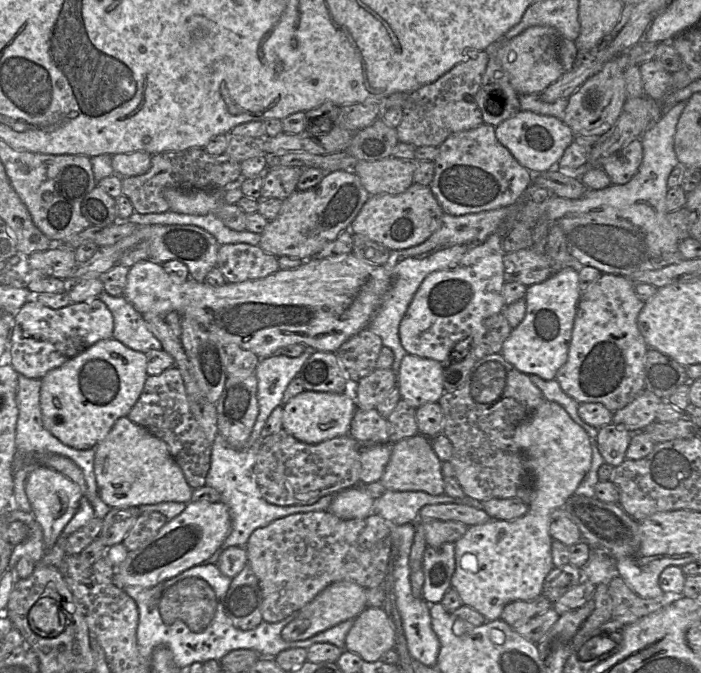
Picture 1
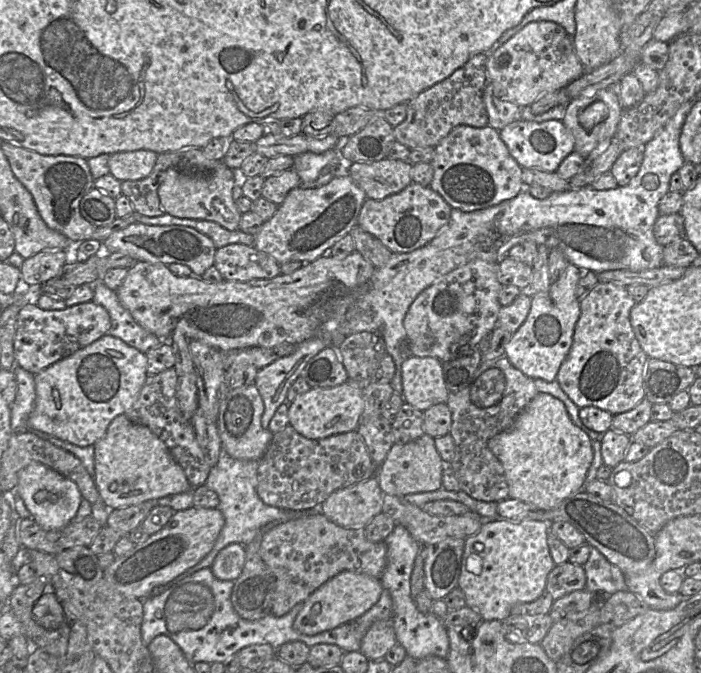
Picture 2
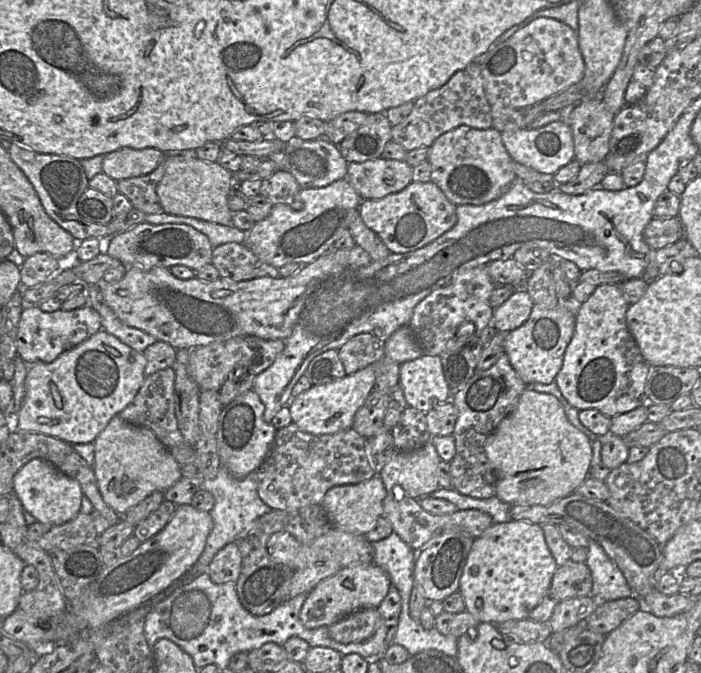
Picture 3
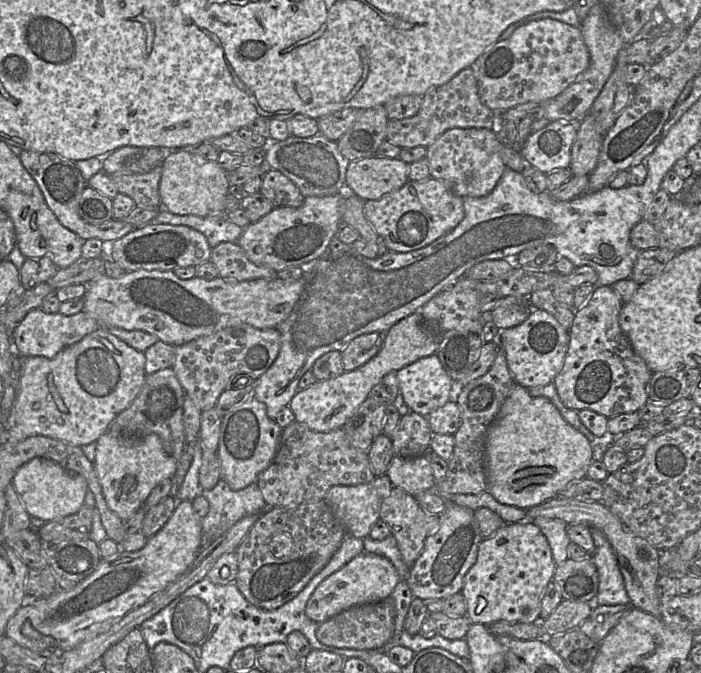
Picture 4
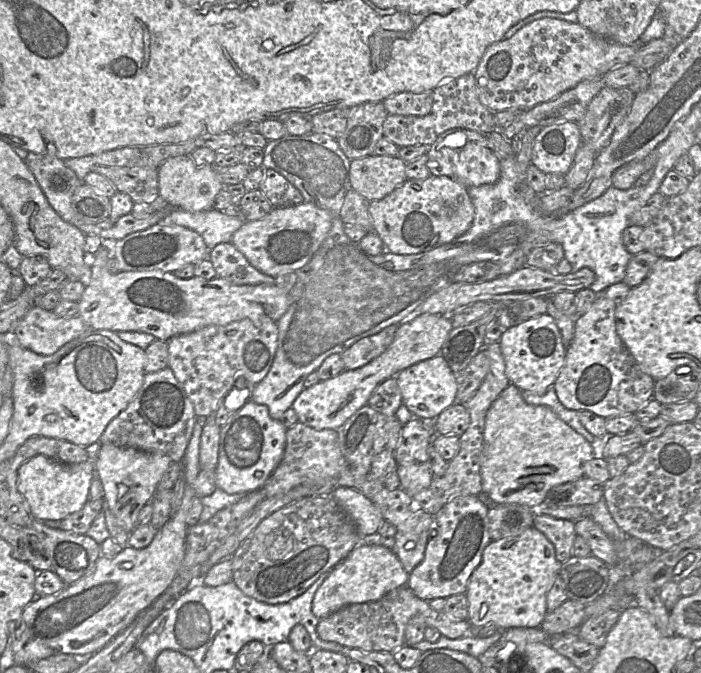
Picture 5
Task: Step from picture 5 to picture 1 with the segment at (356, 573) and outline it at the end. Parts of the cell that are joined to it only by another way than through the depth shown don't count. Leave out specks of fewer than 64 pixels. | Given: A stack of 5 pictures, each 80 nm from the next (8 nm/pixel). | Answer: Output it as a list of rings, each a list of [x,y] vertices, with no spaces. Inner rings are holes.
[[[340,581],[330,584],[299,610],[297,618],[282,629],[281,637],[288,642],[305,640],[340,622],[355,619],[367,608],[366,590],[352,582]]]

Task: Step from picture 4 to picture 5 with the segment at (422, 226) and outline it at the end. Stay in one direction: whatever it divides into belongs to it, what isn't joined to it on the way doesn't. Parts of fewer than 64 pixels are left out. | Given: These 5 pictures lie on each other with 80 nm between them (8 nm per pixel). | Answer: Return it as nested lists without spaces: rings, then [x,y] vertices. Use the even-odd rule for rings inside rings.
[[[429,175],[426,179],[407,179],[381,200],[370,201],[368,211],[373,231],[382,240],[385,250],[397,255],[411,255],[450,243],[464,234],[473,222],[475,209],[463,184],[446,176]]]

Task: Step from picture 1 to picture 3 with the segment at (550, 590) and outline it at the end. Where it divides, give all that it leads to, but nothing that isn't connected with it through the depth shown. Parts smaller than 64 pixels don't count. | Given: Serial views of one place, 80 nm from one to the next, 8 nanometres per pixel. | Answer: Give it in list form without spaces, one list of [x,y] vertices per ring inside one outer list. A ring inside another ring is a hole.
[[[570,559],[557,567],[550,590],[559,601],[562,601],[589,596],[592,586],[593,578],[587,564],[576,563]]]

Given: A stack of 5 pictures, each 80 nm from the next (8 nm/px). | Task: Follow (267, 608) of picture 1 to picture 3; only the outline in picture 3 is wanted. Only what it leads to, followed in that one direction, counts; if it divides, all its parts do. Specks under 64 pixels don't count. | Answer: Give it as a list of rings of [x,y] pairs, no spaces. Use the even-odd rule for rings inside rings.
[[[335,525],[311,543],[301,543],[288,532],[279,531],[269,537],[266,548],[275,562],[285,564],[294,571],[289,588],[290,599],[309,593],[322,580],[345,567],[373,563],[373,545],[366,536],[341,530]]]

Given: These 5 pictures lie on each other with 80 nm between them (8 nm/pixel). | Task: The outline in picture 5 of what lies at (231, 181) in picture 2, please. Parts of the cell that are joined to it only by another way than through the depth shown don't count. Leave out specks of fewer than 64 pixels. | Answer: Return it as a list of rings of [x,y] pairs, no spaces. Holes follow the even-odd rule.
[[[176,156],[166,159],[158,167],[159,195],[168,203],[168,207],[188,212],[202,212],[213,209],[215,198],[224,185],[220,182],[213,165],[196,165],[191,156]]]

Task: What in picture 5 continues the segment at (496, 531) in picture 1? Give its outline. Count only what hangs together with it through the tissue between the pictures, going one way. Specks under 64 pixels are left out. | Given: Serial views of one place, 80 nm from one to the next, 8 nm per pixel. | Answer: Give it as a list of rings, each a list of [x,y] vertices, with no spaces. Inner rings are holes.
[[[510,383],[486,414],[481,452],[482,493],[492,505],[520,504],[536,510],[550,489],[585,476],[584,465],[593,458],[601,458],[596,445],[590,444],[550,408],[527,404],[521,390]],[[535,527],[517,536],[492,540],[484,549],[482,560],[467,584],[465,595],[470,625],[495,624],[502,629],[540,627],[548,613],[548,590],[562,564],[556,559],[554,545]]]

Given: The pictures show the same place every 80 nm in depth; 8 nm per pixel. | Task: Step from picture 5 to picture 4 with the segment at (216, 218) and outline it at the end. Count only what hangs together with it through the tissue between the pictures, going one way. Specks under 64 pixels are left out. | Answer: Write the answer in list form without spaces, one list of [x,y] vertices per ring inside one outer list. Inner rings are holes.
[[[162,207],[151,223],[189,226],[201,232],[211,248],[216,247],[221,242],[235,243],[243,232],[243,228],[230,222],[226,217],[178,215],[164,210]]]

